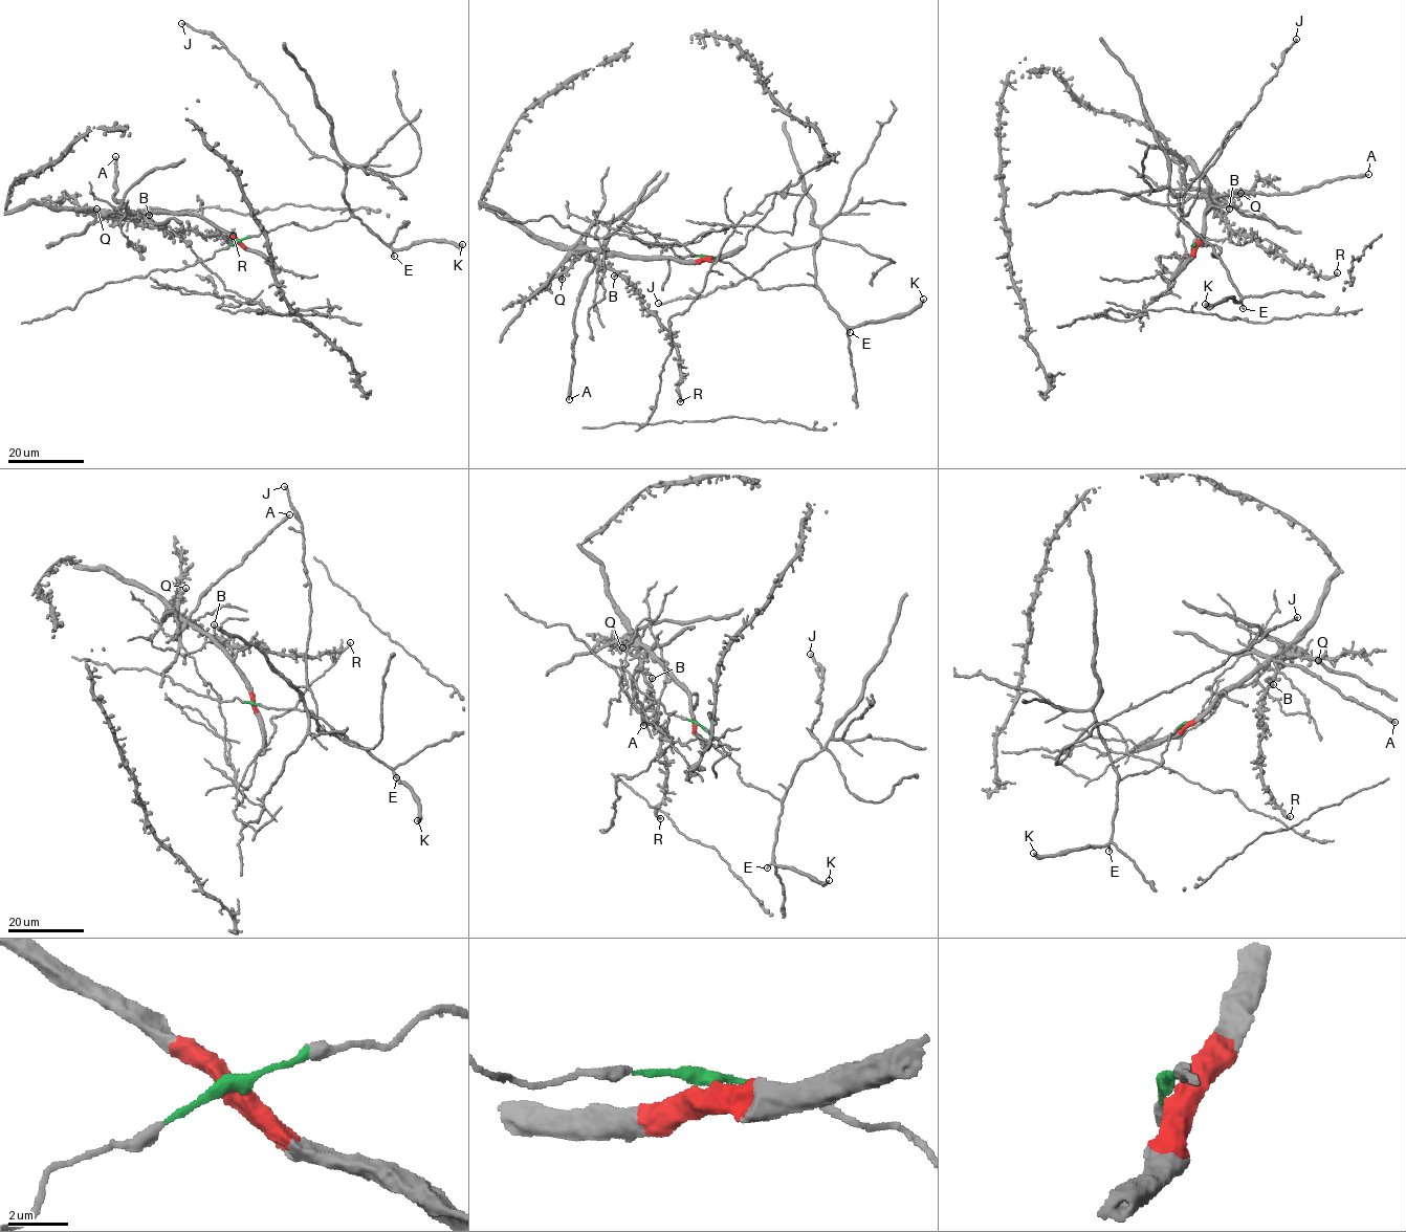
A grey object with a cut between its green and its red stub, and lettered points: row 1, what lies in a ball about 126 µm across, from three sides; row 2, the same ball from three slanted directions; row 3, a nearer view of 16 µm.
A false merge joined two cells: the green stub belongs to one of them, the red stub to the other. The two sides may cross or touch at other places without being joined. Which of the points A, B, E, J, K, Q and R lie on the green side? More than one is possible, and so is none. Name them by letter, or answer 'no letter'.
E, J, K

